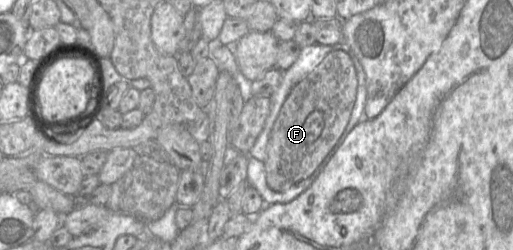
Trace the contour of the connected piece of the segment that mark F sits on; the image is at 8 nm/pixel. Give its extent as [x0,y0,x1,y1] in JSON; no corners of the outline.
[264,51,358,191]

